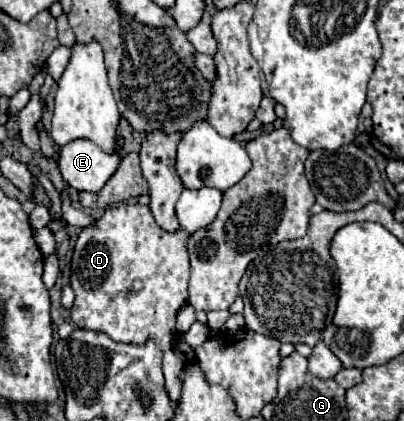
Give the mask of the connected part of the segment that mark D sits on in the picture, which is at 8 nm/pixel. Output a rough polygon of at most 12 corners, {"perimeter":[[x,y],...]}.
{"perimeter":[[142,204],[106,208],[72,254],[70,310],[116,342],[158,342],[166,390],[188,304],[188,238]]}

